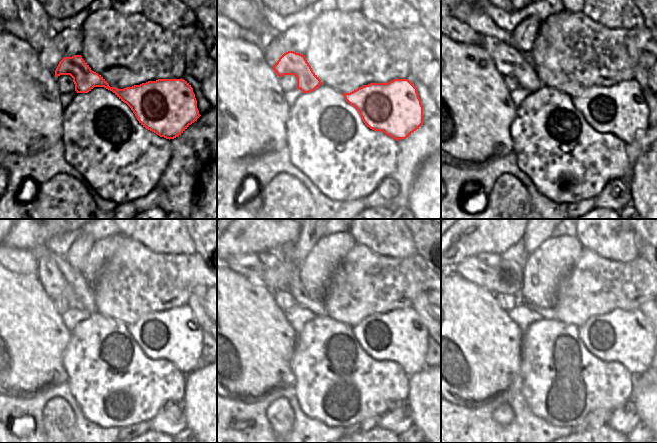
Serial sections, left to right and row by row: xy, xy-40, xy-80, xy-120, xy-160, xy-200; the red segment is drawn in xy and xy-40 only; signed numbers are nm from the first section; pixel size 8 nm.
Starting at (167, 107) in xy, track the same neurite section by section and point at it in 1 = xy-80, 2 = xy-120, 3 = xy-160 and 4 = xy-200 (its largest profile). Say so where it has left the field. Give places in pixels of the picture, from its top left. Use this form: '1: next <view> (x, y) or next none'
1: next xy-80 (620, 109)
2: next xy-120 (175, 335)
3: next xy-160 (400, 336)
4: next xy-200 (627, 337)

